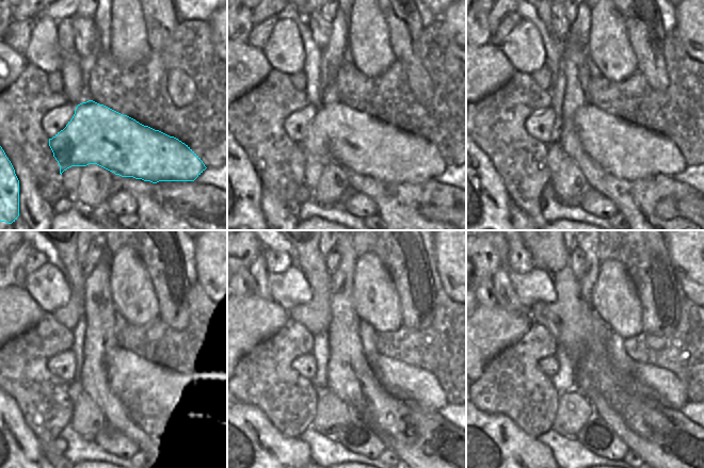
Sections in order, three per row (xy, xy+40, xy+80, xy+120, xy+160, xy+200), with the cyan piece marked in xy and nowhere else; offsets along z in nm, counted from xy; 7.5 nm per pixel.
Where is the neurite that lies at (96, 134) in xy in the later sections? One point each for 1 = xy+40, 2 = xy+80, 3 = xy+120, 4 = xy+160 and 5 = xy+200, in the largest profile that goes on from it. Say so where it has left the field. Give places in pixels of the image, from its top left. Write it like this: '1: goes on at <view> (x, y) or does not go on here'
1: goes on at xy+40 (339, 133)
2: goes on at xy+80 (627, 151)
3: goes on at xy+120 (154, 388)
4: goes on at xy+160 (404, 382)
5: goes on at xy+200 (664, 382)

